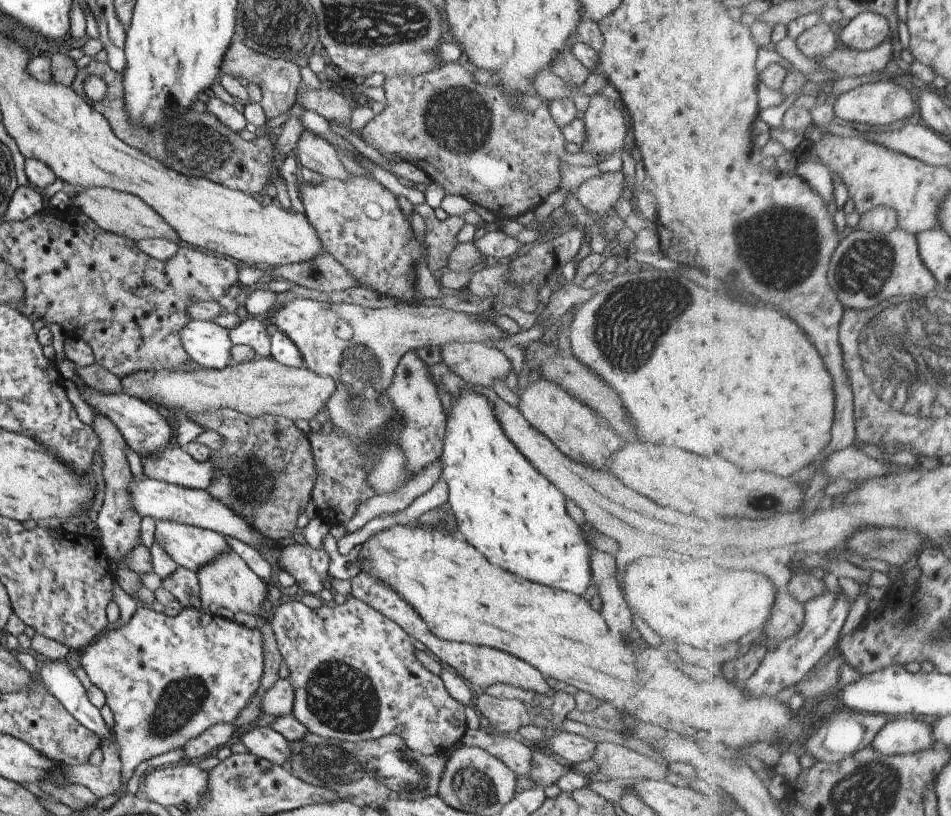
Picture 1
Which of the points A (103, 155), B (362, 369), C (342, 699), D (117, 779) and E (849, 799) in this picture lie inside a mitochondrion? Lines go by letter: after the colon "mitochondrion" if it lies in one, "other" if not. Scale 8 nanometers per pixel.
A: other
B: mitochondrion
C: mitochondrion
D: other
E: mitochondrion

